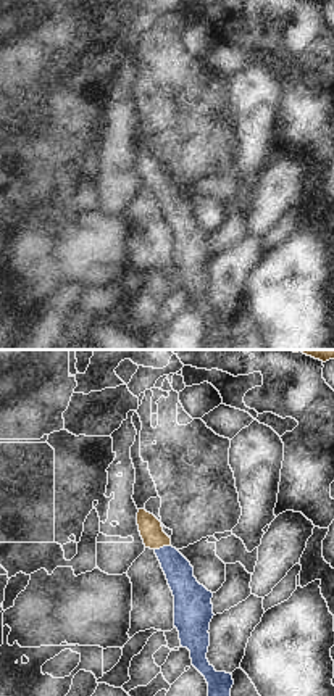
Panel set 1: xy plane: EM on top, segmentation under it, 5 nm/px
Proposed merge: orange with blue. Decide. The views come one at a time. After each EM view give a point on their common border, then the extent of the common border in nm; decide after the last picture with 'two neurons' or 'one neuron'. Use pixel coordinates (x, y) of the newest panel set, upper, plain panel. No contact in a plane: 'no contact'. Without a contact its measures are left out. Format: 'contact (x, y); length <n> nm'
contact (162, 186); length 80 nm

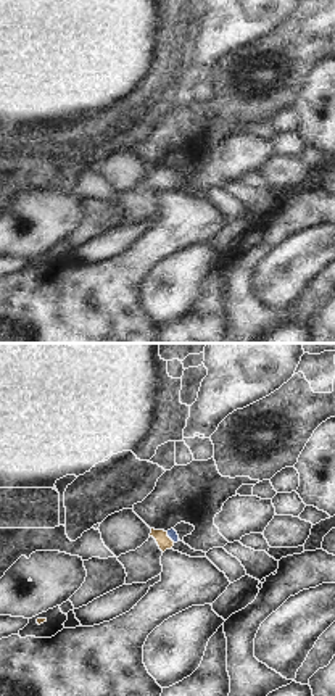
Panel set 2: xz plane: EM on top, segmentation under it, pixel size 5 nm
contact (168, 176); length 70 nm

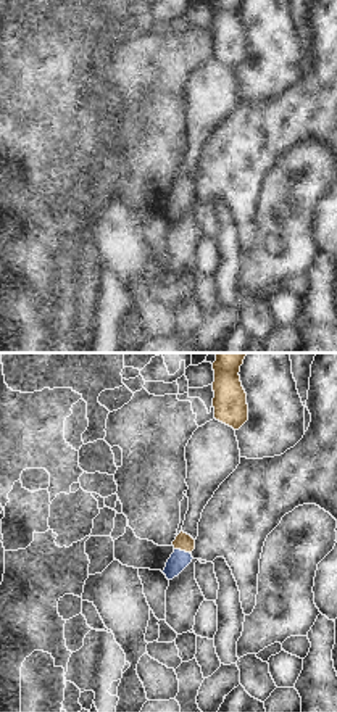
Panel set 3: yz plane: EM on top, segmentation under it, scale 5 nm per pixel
contact (183, 189); length 80 nm

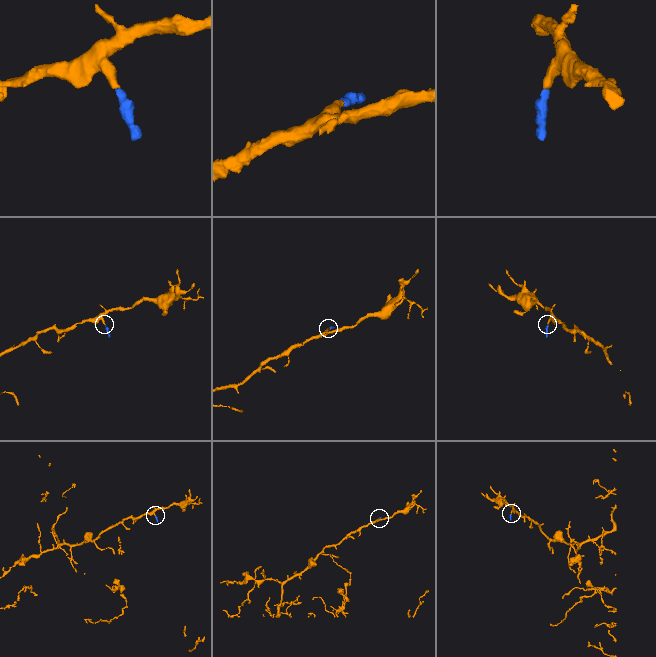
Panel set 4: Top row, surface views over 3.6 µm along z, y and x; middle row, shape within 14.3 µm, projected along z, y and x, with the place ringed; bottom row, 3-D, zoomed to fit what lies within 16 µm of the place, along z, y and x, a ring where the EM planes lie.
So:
one neuron

